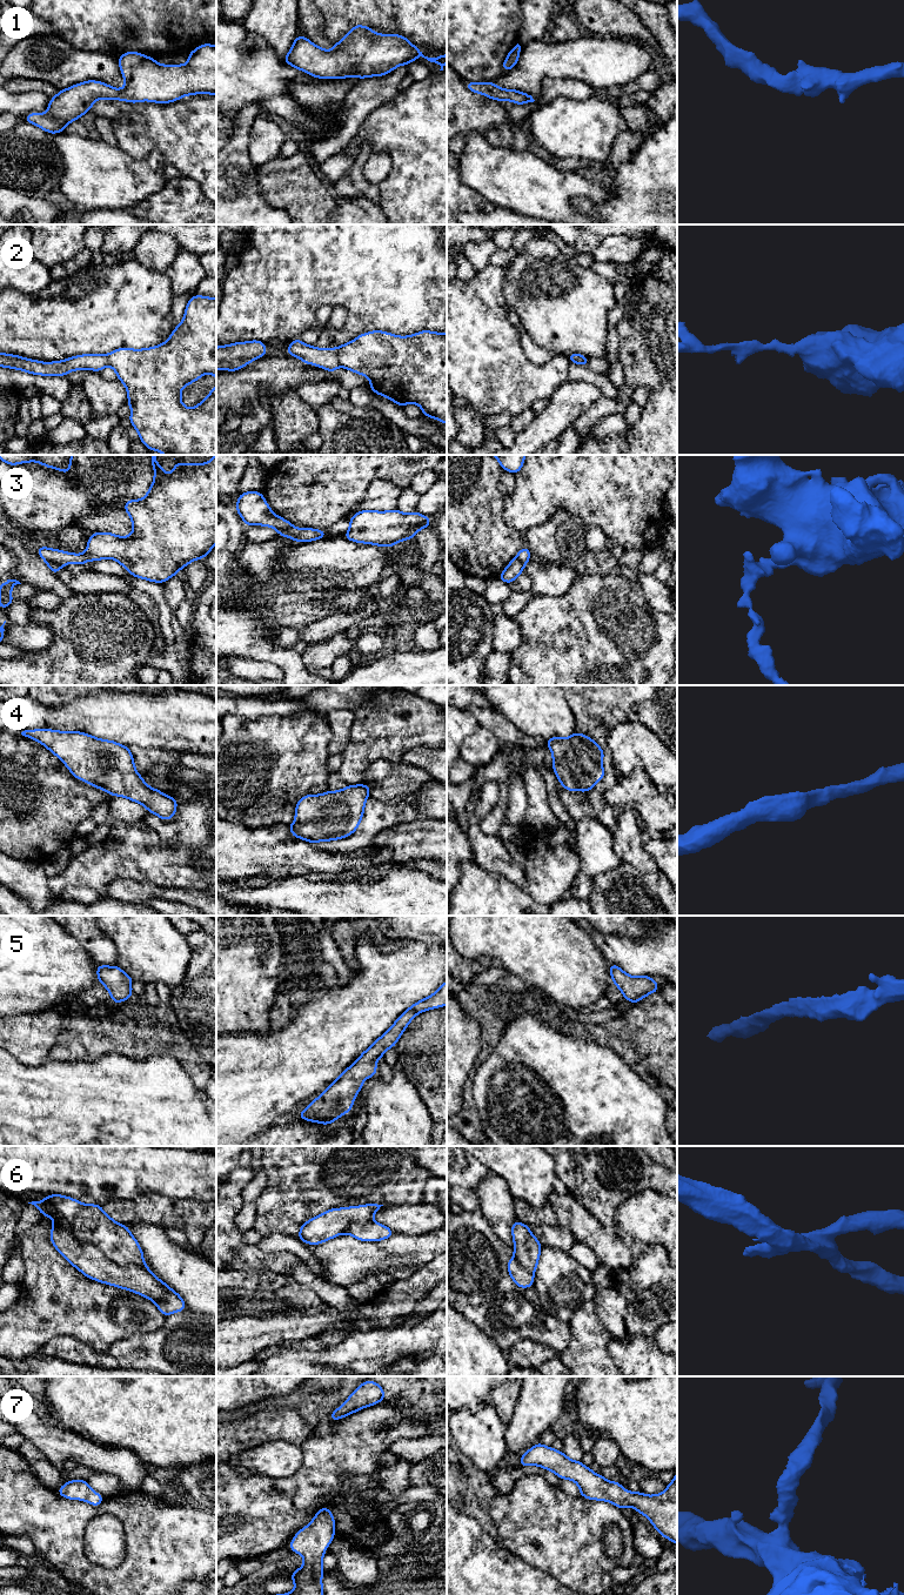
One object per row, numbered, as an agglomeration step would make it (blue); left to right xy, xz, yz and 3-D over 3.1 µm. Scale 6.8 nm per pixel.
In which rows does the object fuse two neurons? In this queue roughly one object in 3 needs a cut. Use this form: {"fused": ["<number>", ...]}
{"fused": ["2", "3", "6"]}

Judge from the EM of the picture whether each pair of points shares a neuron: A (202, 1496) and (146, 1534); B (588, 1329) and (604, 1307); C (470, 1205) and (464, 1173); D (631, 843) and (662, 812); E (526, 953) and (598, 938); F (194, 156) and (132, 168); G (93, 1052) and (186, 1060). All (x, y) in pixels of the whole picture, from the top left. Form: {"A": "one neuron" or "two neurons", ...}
{"A": "two neurons", "B": "two neurons", "C": "one neuron", "D": "two neurons", "E": "two neurons", "F": "two neurons", "G": "one neuron"}

